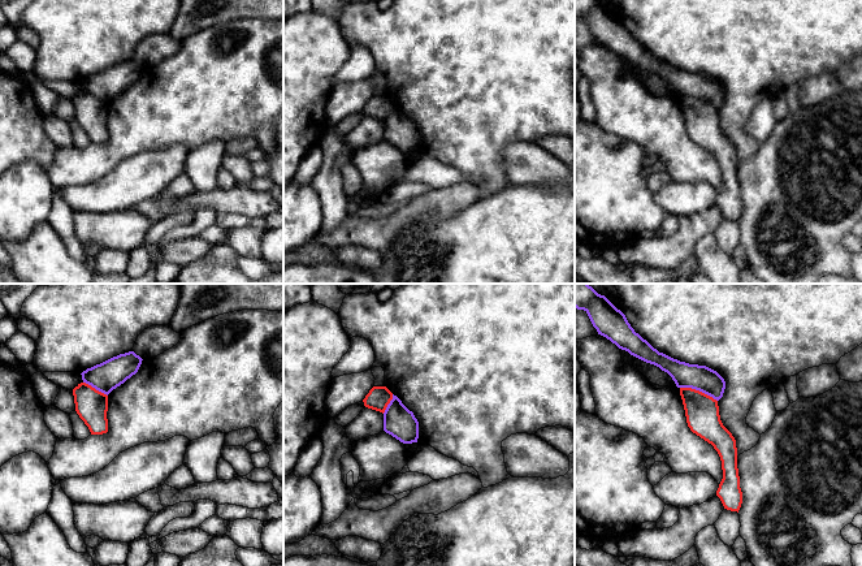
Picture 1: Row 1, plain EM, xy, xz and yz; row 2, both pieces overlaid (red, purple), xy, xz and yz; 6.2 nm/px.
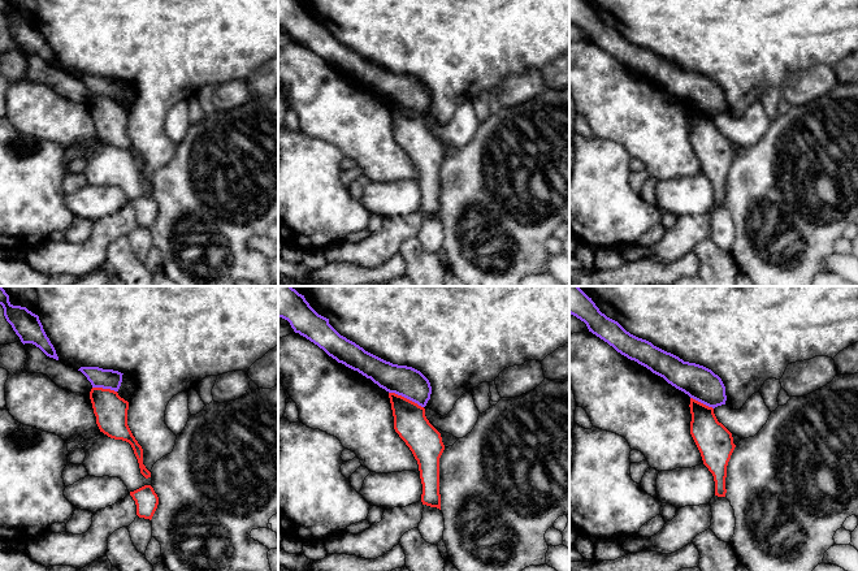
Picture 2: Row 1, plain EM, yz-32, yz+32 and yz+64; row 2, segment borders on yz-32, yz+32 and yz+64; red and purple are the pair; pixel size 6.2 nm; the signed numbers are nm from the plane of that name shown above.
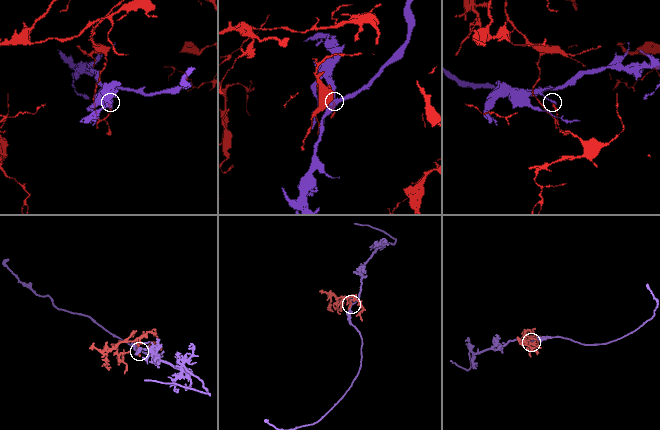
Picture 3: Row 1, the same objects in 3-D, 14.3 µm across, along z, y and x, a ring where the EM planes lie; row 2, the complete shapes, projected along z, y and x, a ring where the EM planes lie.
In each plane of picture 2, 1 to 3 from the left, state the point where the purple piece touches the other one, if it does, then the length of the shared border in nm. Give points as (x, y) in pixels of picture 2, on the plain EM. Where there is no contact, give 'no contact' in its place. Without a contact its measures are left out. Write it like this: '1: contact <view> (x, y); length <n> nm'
1: contact yz-32 (104, 98); length 160 nm
2: contact yz+32 (406, 107); length 240 nm
3: contact yz+64 (702, 112); length 160 nm

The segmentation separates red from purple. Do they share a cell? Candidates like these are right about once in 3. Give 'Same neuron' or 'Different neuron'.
Different neuron

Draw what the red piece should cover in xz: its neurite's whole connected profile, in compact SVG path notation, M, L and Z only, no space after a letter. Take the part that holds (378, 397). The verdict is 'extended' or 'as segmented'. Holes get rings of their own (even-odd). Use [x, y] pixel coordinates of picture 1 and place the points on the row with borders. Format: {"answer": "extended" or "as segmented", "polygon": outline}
{"answer": "as segmented", "polygon": "M373 386L363 402L365 407L384 414L391 399L393 393L386 386Z"}

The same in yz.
{"answer": "as segmented", "polygon": "M680 388L688 427L718 451L722 461L723 479L716 491L724 509L737 511L742 504L737 468L737 448L732 433L723 425L718 401L692 389Z"}

